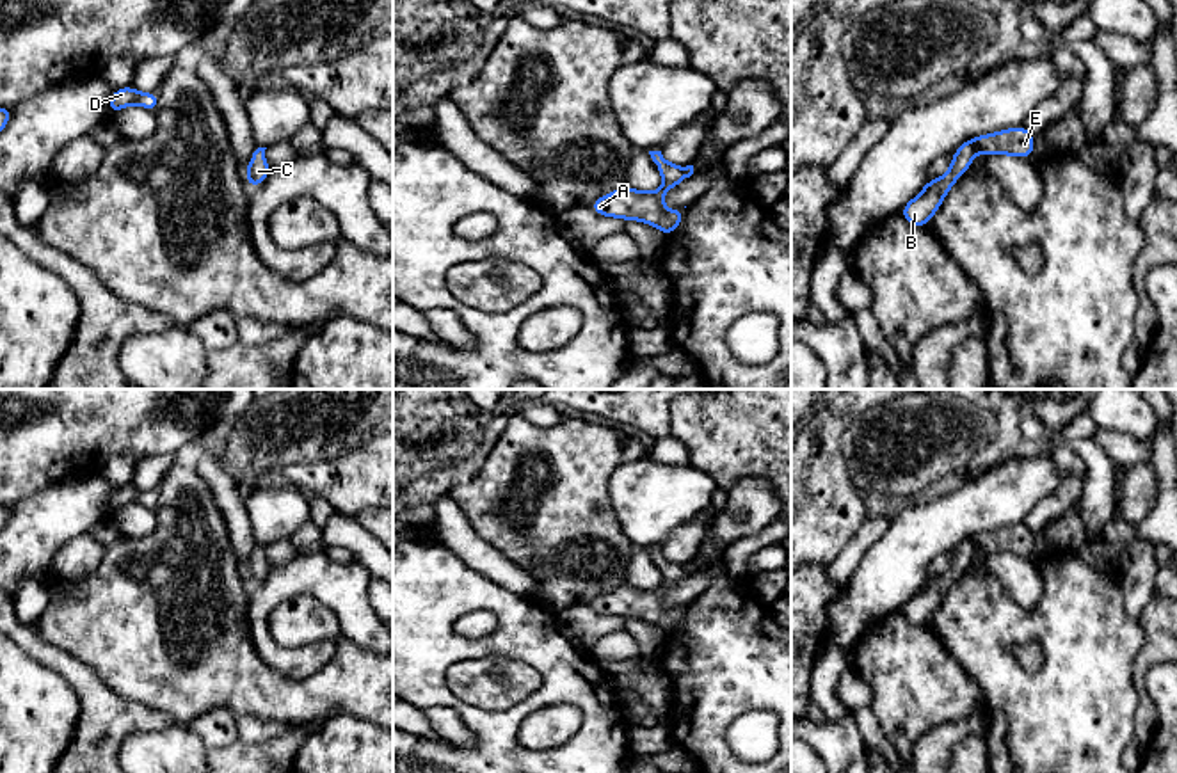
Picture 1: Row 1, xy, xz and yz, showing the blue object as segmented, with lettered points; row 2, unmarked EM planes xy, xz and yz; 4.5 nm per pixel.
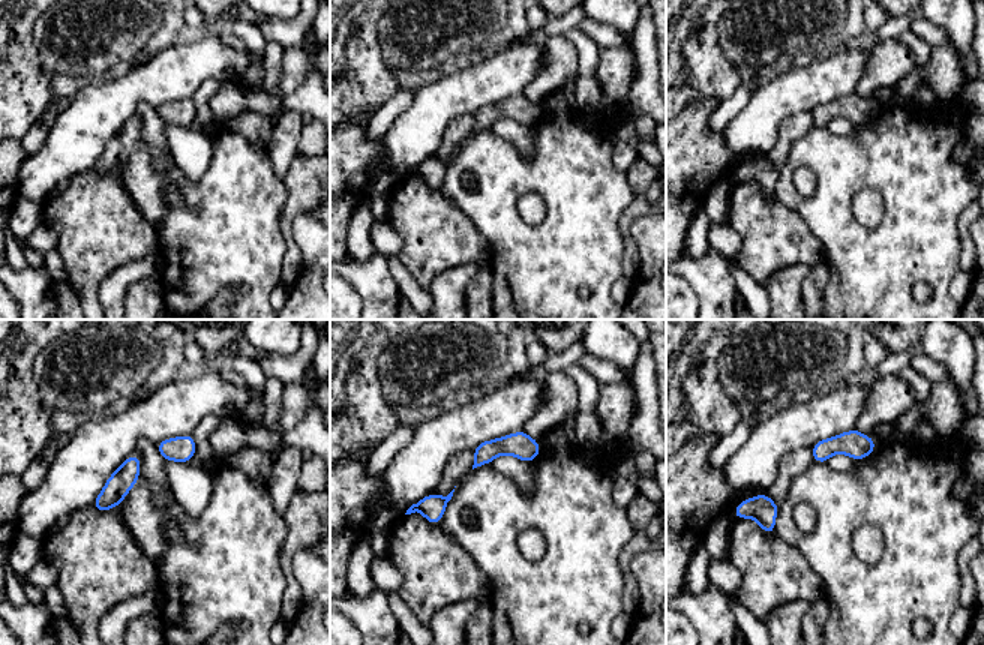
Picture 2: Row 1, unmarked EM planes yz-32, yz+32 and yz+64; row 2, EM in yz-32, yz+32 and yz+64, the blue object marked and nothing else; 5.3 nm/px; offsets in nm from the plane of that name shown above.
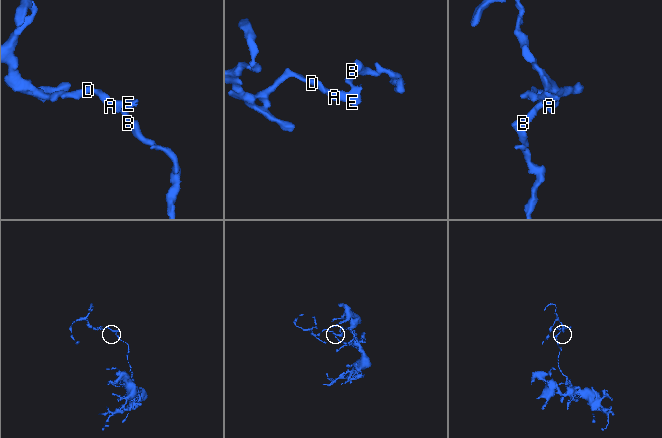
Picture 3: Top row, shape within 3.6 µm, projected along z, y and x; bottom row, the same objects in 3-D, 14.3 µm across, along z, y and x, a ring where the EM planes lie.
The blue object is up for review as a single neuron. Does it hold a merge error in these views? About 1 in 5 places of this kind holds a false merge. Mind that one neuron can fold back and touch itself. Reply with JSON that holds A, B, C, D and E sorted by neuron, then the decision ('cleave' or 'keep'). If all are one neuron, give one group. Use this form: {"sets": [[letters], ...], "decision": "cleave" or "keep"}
{"sets": [["A", "B", "C", "D", "E"]], "decision": "keep"}

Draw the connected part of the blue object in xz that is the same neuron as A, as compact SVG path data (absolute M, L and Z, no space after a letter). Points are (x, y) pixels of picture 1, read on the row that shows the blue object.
M649 151L649 155L663 176L663 183L658 190L638 192L624 183L615 192L597 197L588 208L603 217L645 222L670 236L679 227L685 208L667 211L663 208L663 195L690 178L693 174L693 165L674 165L663 158L661 151Z

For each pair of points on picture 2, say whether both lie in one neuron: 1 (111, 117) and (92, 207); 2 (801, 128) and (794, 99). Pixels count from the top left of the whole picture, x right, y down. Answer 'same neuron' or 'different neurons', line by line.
1: different neurons
2: different neurons

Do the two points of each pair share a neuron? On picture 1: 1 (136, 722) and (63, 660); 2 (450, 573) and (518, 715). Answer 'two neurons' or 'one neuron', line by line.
1: one neuron
2: one neuron

